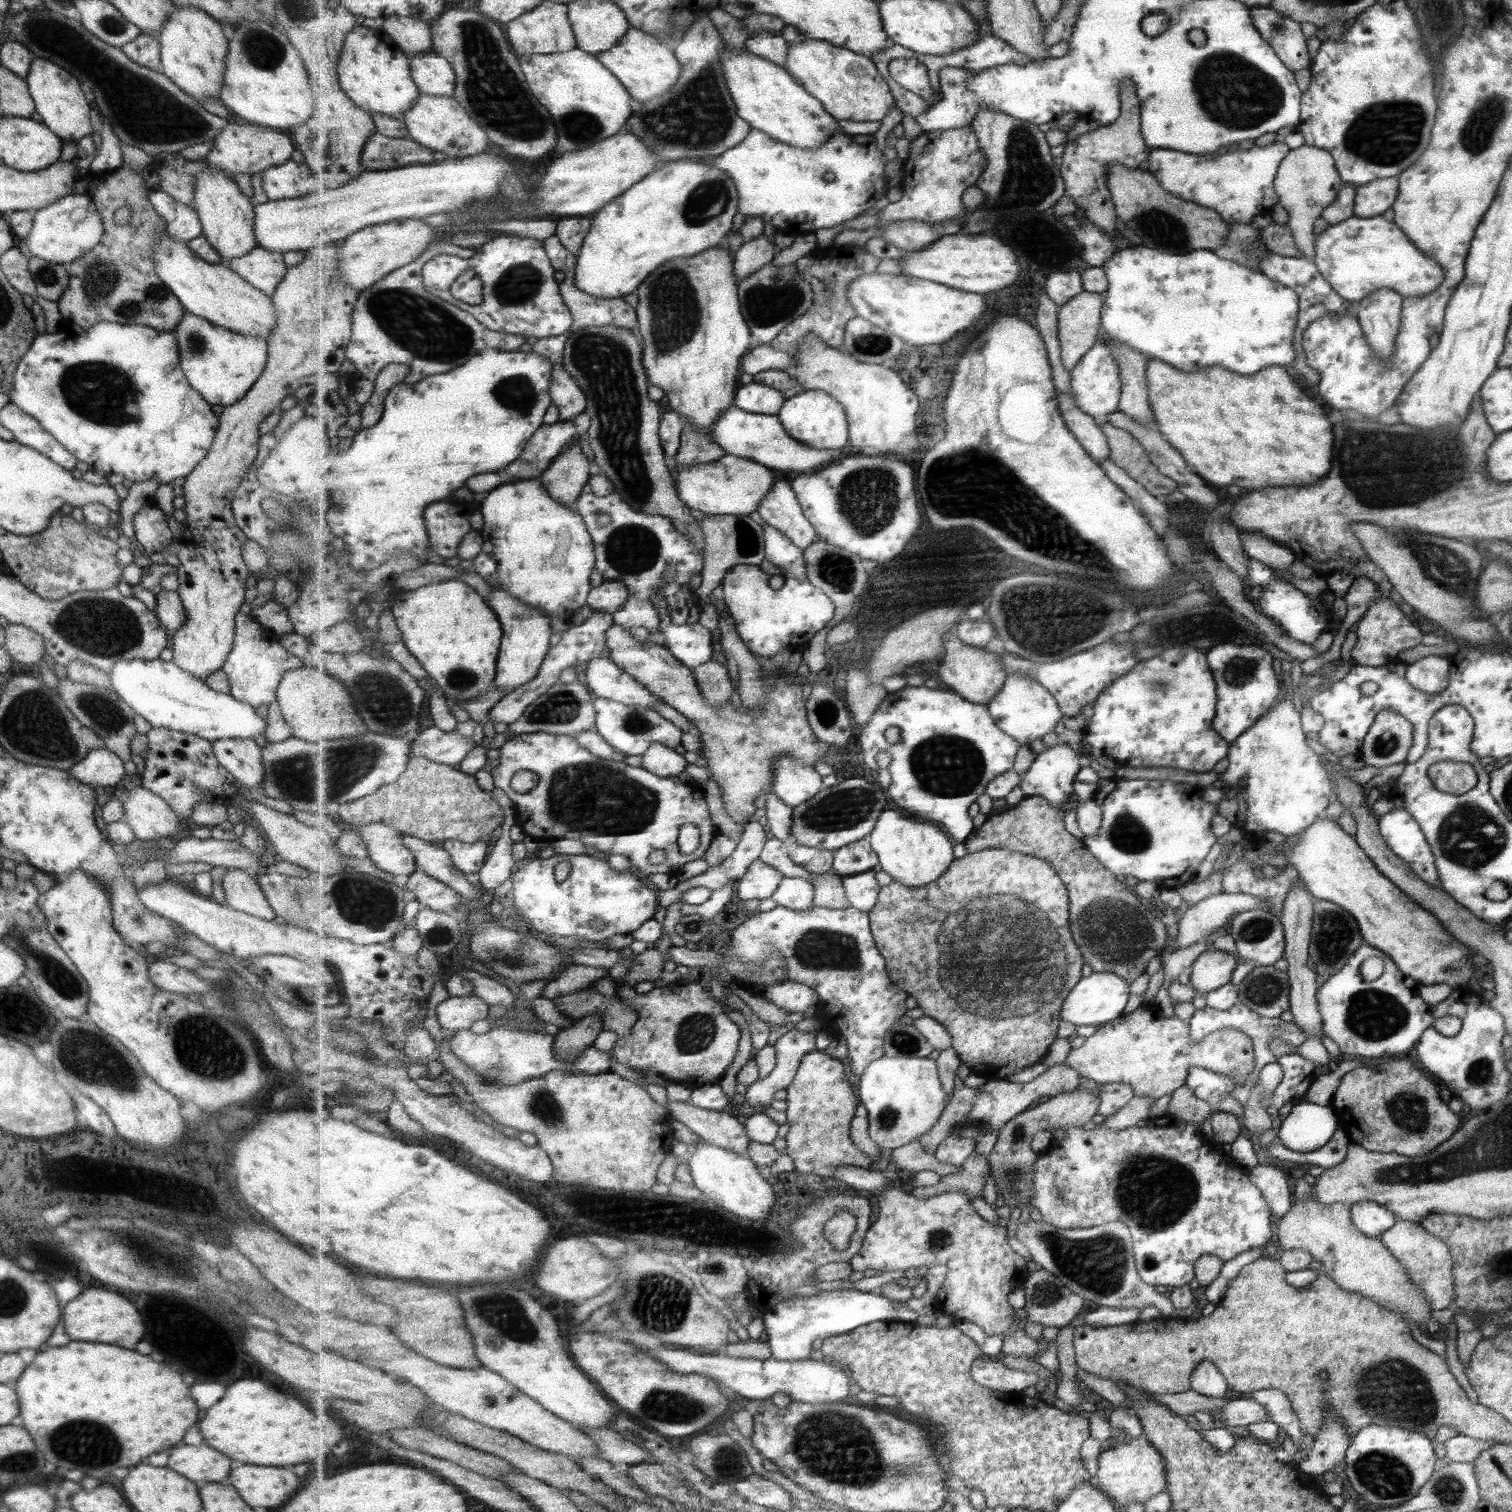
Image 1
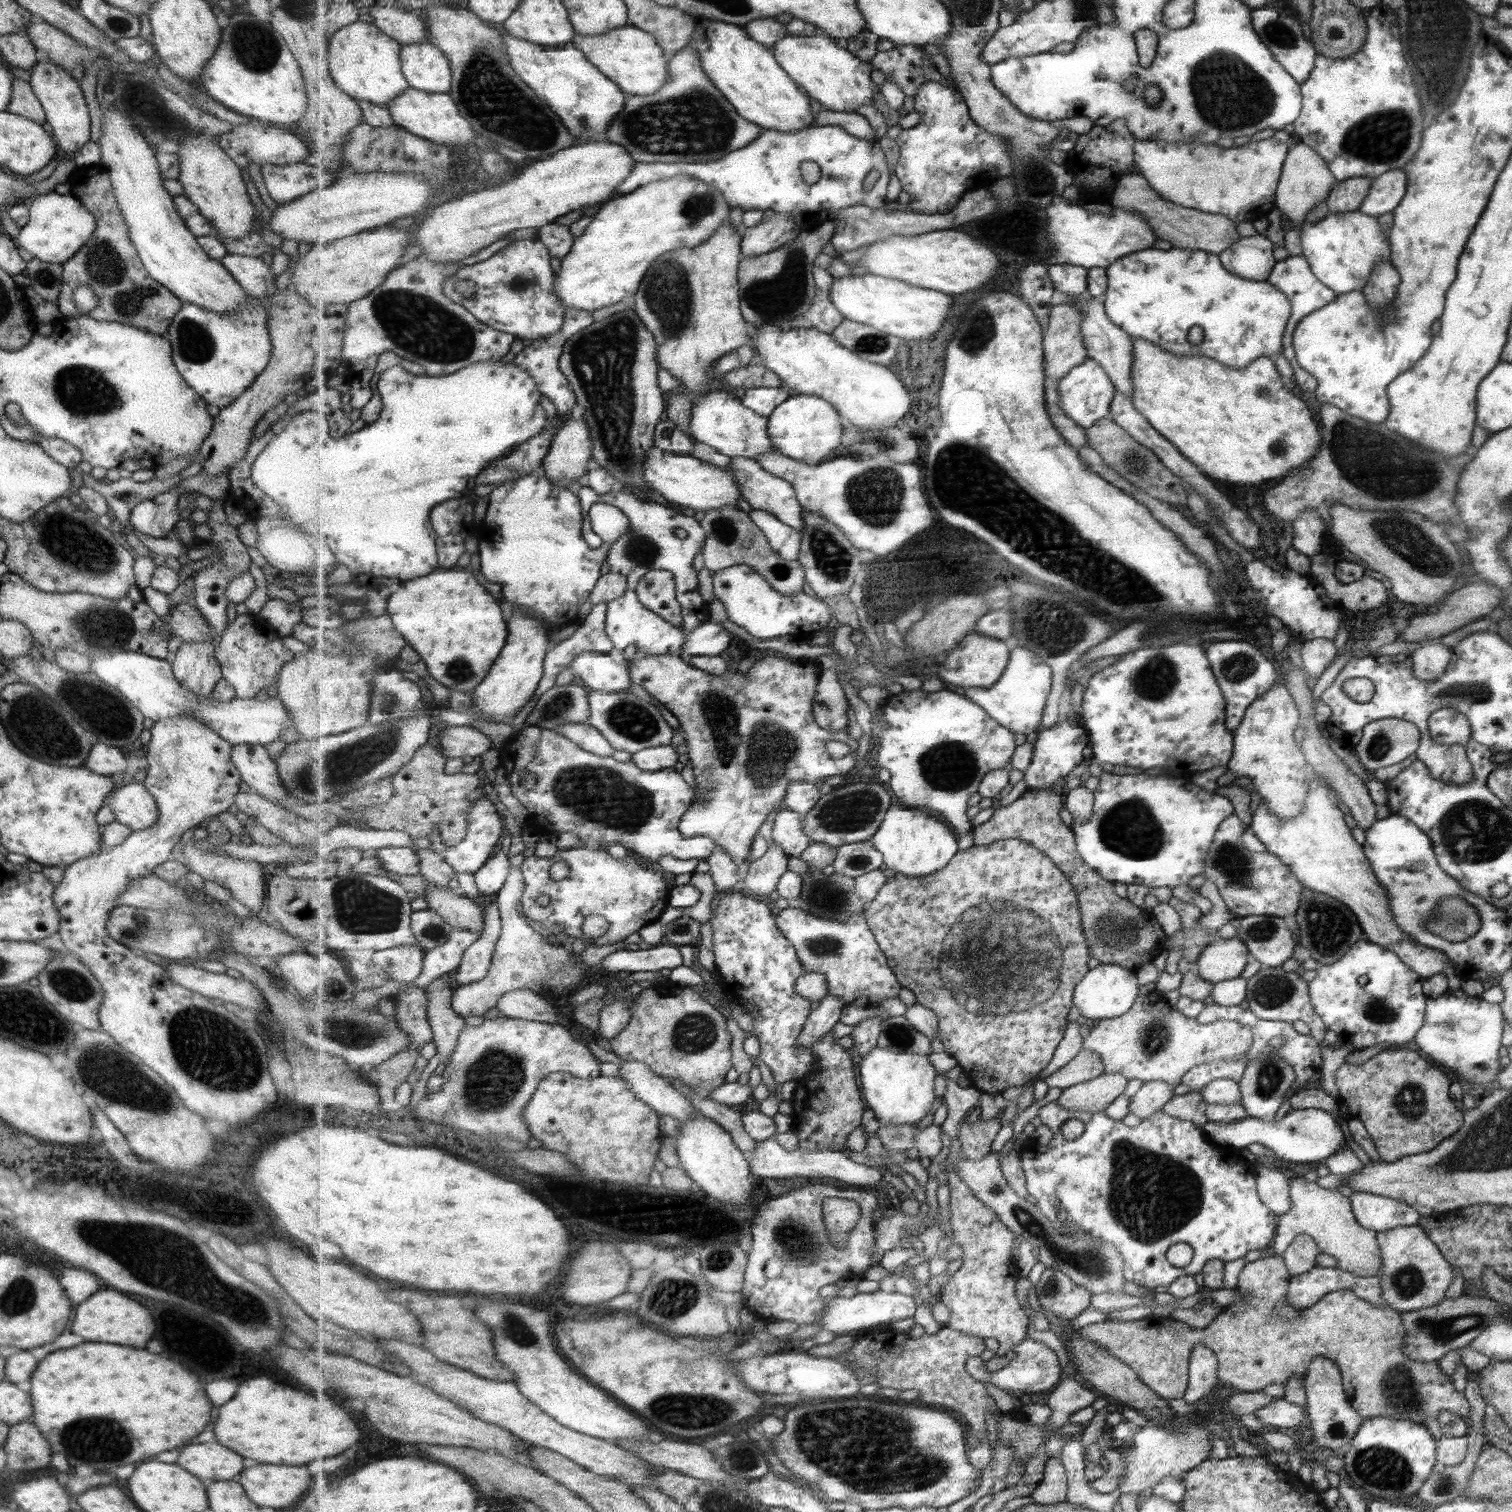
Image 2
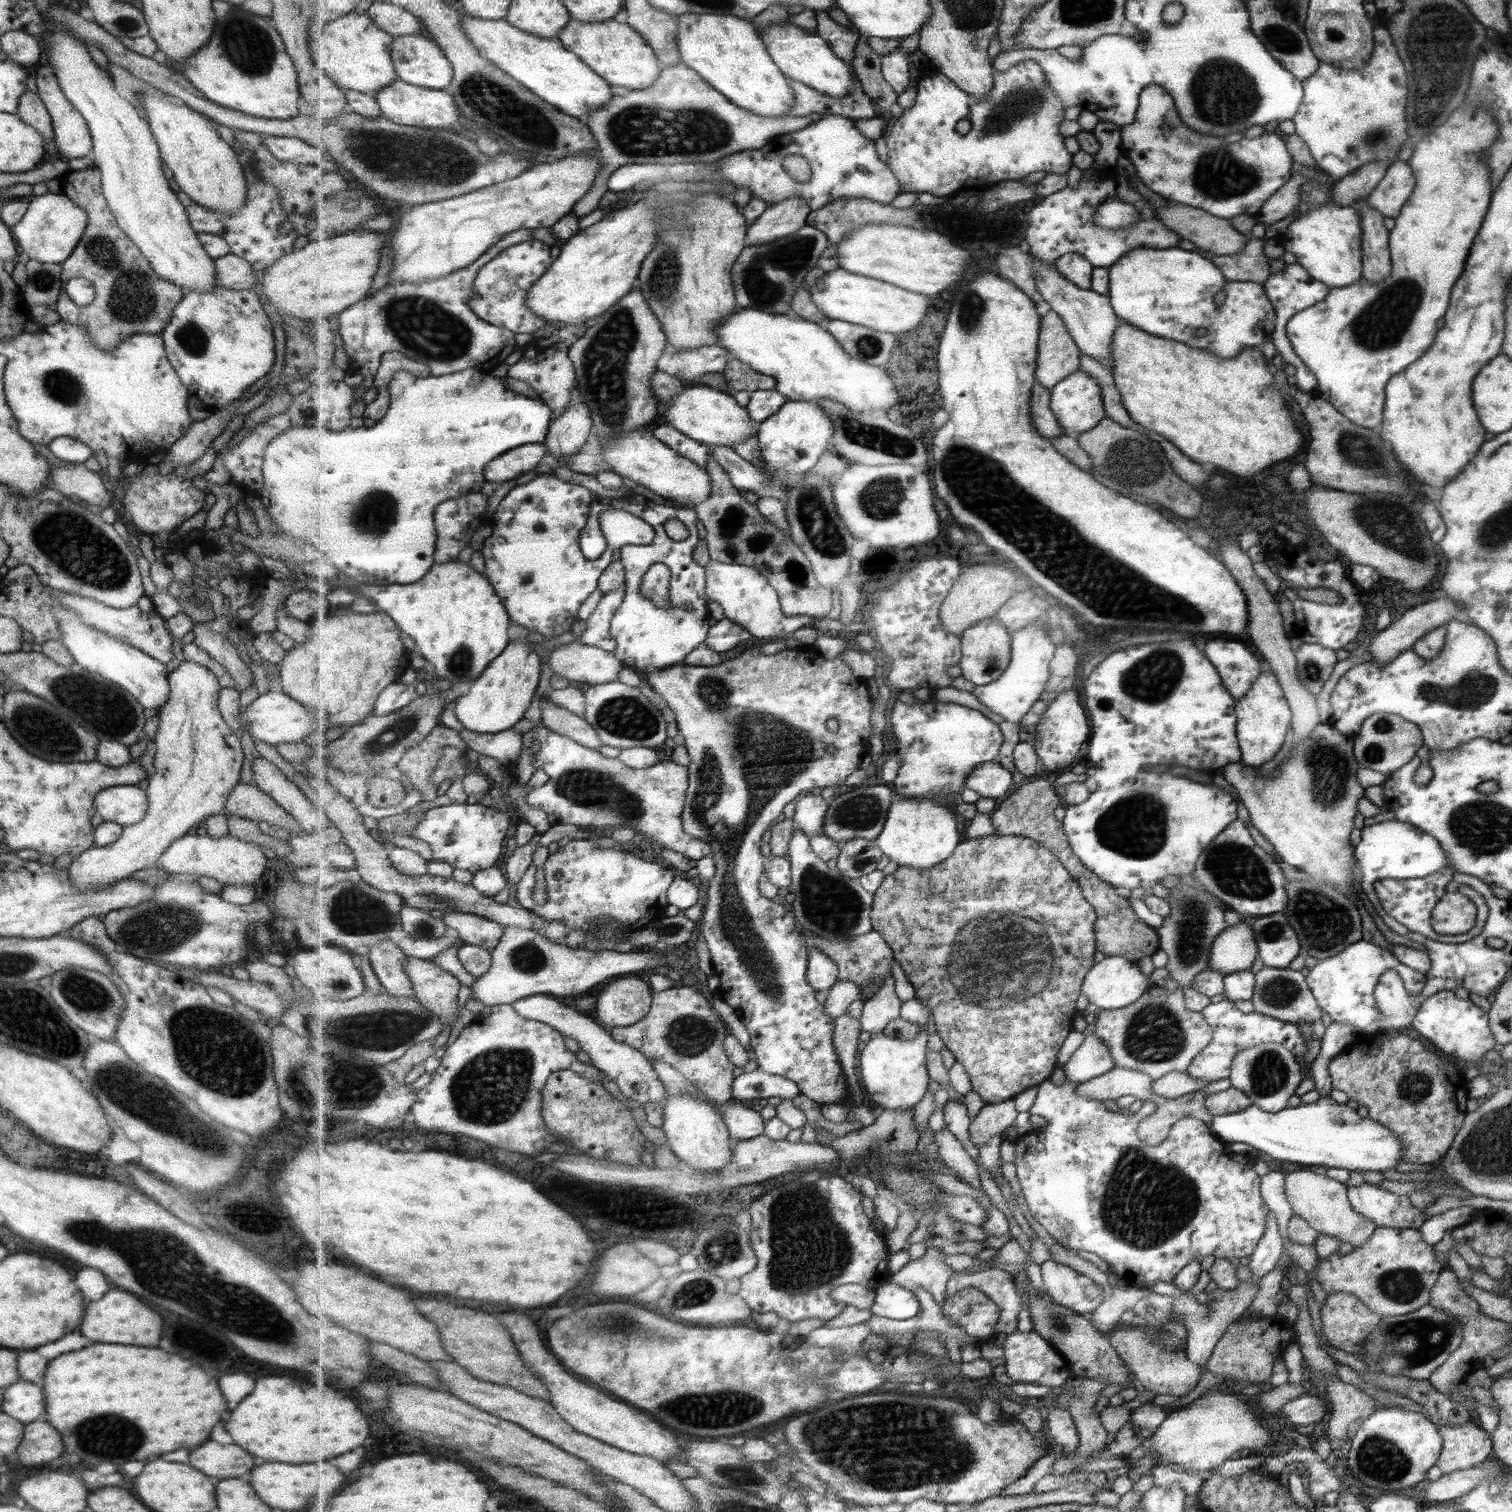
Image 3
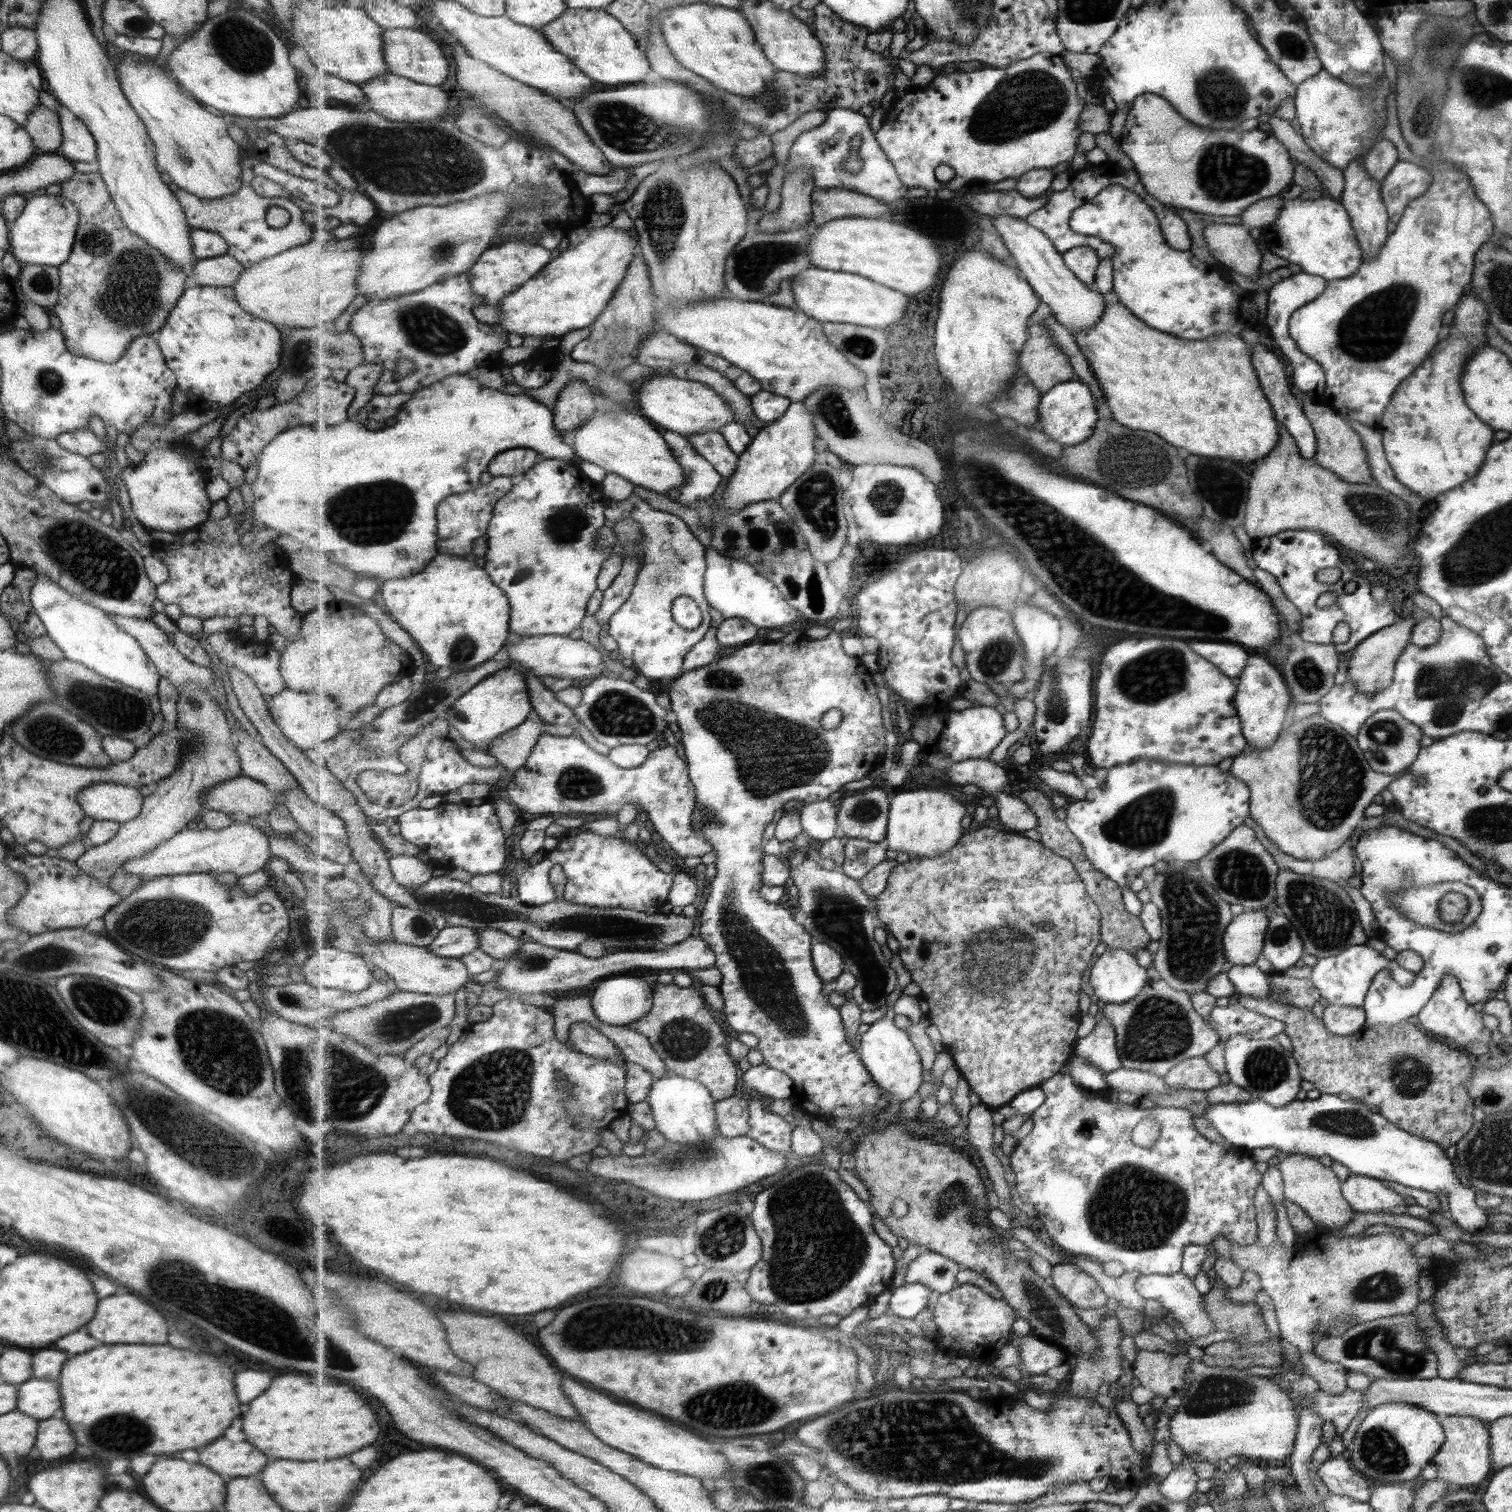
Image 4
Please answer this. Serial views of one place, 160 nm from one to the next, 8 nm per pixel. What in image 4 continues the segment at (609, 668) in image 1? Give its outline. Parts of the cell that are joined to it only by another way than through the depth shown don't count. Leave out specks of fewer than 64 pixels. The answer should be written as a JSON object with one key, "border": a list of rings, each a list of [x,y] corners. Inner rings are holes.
{"border":[[[546,634],[543,636],[525,636],[517,645],[509,645],[507,656],[515,663],[519,663],[539,677],[553,678],[593,678],[602,676],[607,671],[607,664],[603,654],[597,646],[582,639],[573,639],[568,635],[557,636]]]}

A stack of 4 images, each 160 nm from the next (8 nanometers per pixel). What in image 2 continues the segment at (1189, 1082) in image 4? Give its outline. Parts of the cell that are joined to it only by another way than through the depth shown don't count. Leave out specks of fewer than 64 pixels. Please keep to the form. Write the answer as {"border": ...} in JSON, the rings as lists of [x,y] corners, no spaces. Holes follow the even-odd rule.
{"border":[[[1163,1081],[1143,1082],[1142,1086],[1133,1096],[1130,1096],[1128,1114],[1137,1116],[1139,1120],[1145,1120],[1152,1114],[1162,1110],[1162,1106],[1170,1100],[1173,1084]]]}

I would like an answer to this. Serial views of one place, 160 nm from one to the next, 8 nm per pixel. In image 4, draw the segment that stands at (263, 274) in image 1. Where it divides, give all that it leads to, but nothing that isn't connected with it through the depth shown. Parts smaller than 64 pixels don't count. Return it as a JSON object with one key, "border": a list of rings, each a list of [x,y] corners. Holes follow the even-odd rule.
{"border":[[[225,254],[195,260],[188,274],[194,277],[197,286],[233,287],[243,268],[235,258]]]}

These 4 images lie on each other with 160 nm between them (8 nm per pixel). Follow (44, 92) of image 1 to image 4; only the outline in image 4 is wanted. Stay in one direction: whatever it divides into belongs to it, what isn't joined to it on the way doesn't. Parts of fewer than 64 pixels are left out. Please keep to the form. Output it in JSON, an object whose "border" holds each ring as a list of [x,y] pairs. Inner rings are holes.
{"border":[[[61,103],[56,108],[61,129],[61,142],[55,154],[71,162],[91,161],[96,158],[96,144],[89,129]]]}

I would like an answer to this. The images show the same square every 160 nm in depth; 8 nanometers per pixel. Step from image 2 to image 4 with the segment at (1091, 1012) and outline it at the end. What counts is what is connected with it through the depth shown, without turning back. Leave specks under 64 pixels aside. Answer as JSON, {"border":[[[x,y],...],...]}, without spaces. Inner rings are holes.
{"border":[[[1108,948],[1092,966],[1089,980],[1094,993],[1105,1004],[1121,1004],[1131,1001],[1132,998],[1142,993],[1143,986],[1146,986],[1150,981],[1145,973],[1145,968],[1141,968],[1137,964],[1130,951]]]}

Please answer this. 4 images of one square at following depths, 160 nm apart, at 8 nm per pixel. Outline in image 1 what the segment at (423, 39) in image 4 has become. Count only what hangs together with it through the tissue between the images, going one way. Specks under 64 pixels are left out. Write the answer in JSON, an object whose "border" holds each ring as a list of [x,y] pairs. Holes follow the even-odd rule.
{"border":[[[430,50],[411,57],[410,63],[414,81],[422,94],[455,96],[458,76],[449,59]]]}

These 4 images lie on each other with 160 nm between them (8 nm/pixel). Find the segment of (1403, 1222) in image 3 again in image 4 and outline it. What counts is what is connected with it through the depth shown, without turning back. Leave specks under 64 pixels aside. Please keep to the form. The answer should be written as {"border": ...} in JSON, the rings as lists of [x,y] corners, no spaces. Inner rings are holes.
{"border":[[[1350,1173],[1341,1184],[1341,1192],[1354,1213],[1406,1214],[1403,1197],[1379,1179]]]}

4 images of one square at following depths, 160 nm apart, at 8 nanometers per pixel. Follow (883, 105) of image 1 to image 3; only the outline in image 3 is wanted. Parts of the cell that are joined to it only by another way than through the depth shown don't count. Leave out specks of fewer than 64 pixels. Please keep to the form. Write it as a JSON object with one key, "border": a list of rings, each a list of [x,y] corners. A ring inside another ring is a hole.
{"border":[[[790,22],[771,25],[769,29],[760,32],[774,61],[790,80],[802,82],[831,98],[845,98],[854,91],[858,76],[856,68],[849,61],[842,59],[827,39]]]}

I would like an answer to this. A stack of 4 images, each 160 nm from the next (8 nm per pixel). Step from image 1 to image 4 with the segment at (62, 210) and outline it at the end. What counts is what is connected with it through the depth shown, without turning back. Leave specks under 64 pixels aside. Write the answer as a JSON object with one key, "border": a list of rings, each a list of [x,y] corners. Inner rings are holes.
{"border":[[[43,192],[43,194],[37,194],[37,196],[35,194],[29,195],[19,216],[15,218],[13,223],[8,224],[8,252],[11,253],[21,266],[25,264],[37,264],[58,268],[61,264],[65,263],[65,260],[67,260],[71,253],[75,241],[77,224],[77,208],[75,208],[75,205],[70,200],[63,198],[60,193],[51,195]],[[53,206],[63,206],[63,210],[65,210],[65,218],[63,220],[53,220],[47,214],[47,210],[51,210]]]}

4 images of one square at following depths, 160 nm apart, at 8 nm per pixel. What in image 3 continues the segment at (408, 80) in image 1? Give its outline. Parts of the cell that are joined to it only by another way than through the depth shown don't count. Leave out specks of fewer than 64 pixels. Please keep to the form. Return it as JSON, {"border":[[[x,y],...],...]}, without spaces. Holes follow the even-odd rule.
{"border":[[[352,12],[331,22],[312,22],[307,34],[313,66],[318,70],[325,66],[329,78],[340,88],[376,94],[399,79],[393,56],[396,37],[383,31],[367,14]]]}

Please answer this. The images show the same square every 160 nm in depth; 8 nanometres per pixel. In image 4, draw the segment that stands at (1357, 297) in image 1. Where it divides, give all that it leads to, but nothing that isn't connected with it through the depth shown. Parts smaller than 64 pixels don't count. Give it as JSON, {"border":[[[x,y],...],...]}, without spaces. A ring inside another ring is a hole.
{"border":[[[1326,195],[1317,199],[1289,199],[1278,214],[1278,220],[1262,227],[1261,243],[1279,258],[1297,264],[1301,271],[1320,276],[1327,281],[1351,277],[1362,265],[1363,252],[1355,239],[1350,215],[1343,205],[1327,200]]]}

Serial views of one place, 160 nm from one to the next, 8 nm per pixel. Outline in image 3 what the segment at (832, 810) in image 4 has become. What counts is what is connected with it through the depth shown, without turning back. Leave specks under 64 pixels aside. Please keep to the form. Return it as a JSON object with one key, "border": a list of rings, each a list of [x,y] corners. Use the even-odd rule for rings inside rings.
{"border":[[[817,791],[799,799],[793,816],[797,828],[803,829],[810,838],[824,834],[823,825],[829,805],[829,799],[822,798]]]}

